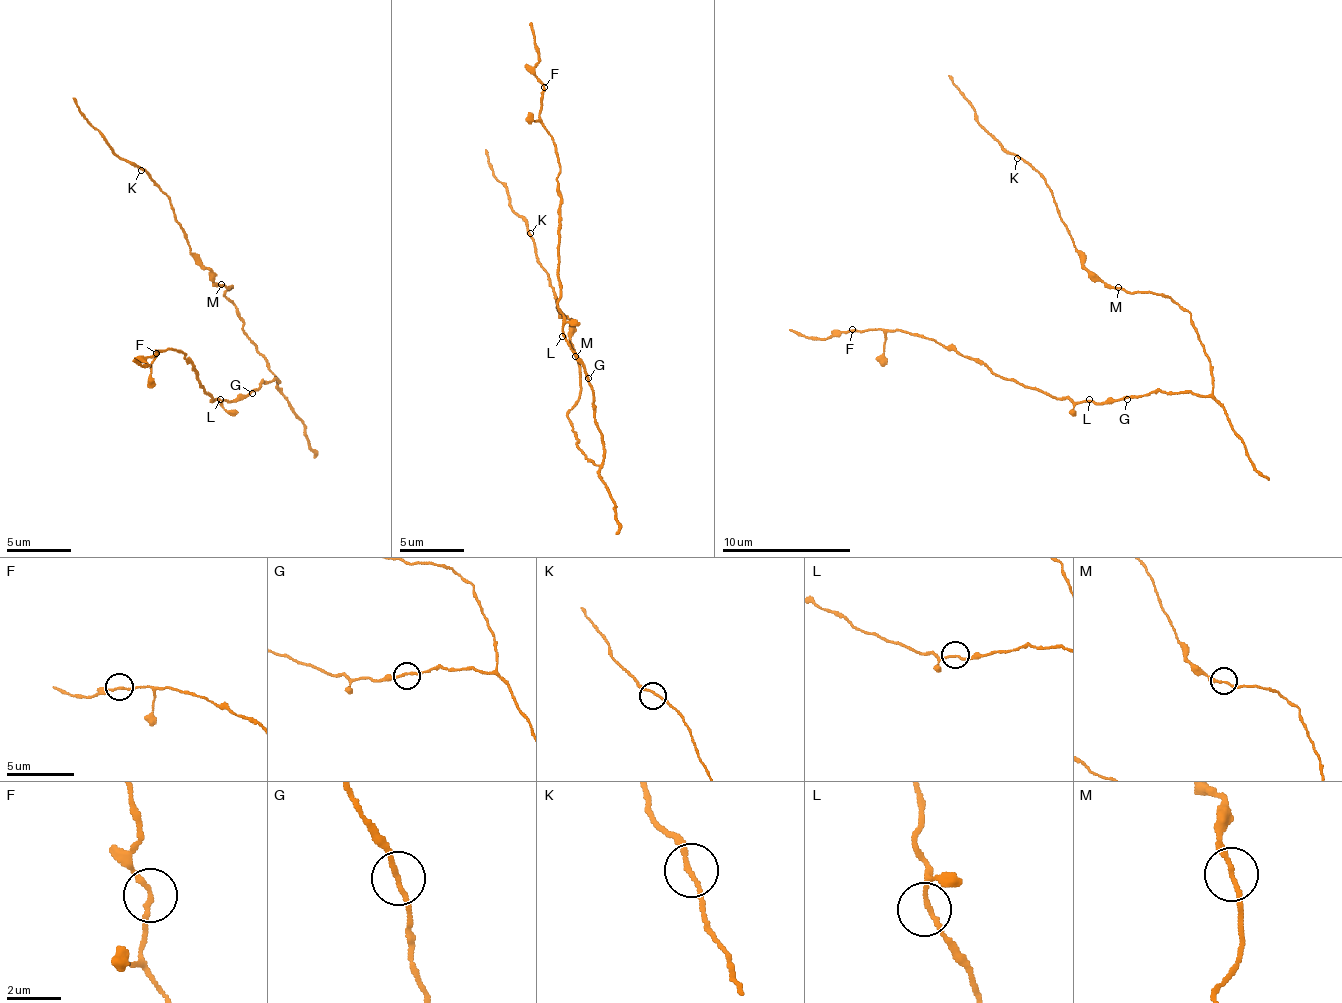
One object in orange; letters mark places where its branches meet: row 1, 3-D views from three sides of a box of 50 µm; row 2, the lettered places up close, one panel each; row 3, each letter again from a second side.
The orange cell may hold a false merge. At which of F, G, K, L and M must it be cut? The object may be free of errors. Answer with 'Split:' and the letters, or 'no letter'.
Split: no letter

